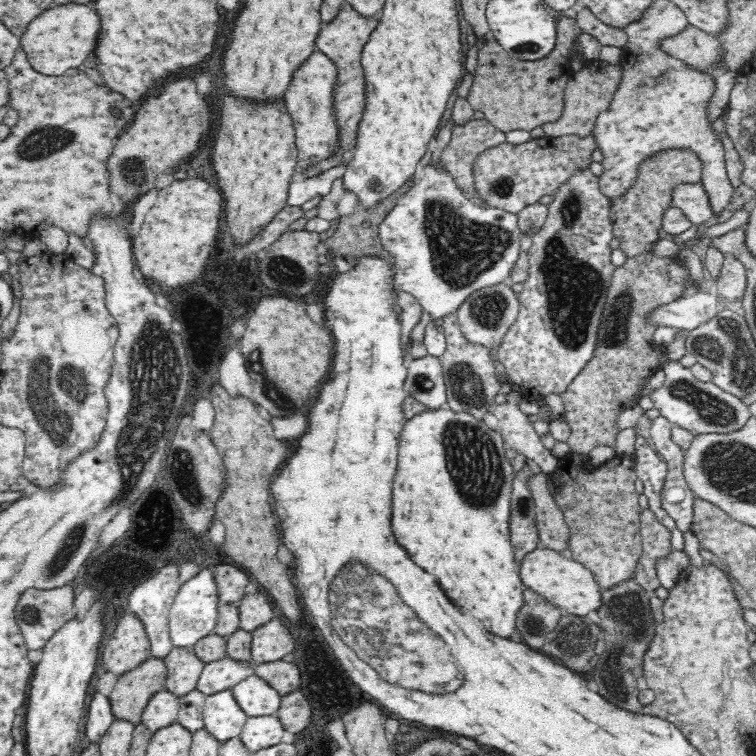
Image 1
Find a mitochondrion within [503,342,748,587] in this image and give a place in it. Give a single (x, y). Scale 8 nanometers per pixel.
(713, 409)

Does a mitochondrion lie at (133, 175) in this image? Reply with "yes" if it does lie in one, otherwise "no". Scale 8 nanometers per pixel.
yes

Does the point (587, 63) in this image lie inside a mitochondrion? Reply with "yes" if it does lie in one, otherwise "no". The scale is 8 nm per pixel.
no

